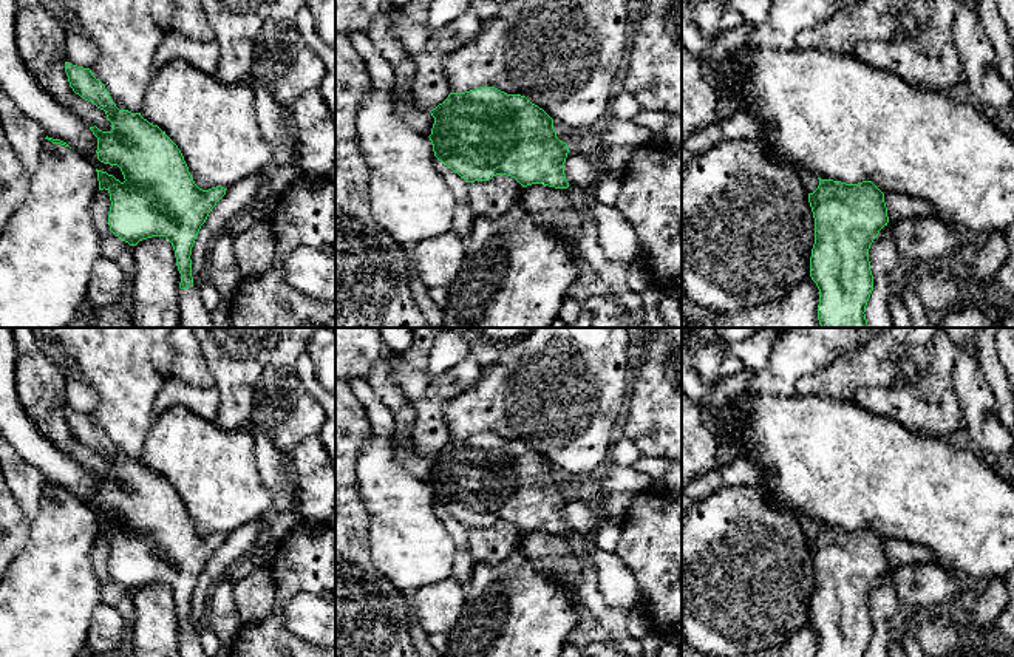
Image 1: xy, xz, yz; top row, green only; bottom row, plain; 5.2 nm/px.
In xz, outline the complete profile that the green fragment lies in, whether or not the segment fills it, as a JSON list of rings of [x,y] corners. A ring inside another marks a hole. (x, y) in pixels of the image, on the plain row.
[[[479,433],[465,439],[450,439],[430,459],[434,470],[428,484],[434,502],[467,529],[507,521],[522,533],[532,530],[569,533],[564,521],[569,493],[556,484],[553,465],[526,442],[507,441],[495,433]]]

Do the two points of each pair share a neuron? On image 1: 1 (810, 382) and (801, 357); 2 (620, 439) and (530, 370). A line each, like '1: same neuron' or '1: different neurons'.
1: different neurons
2: different neurons

